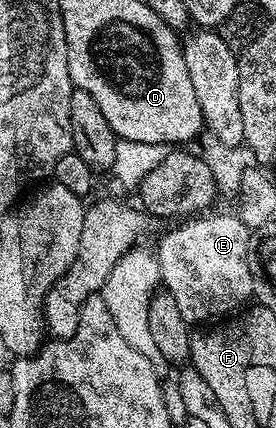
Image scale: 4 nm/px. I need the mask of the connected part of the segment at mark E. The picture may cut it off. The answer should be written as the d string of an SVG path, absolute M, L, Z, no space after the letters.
M215 213L196 215L183 223L173 224L176 226L154 249L163 288L174 295L178 311L182 311L182 319L190 323L208 323L213 319L227 318L247 306L254 297L248 262L250 230L238 215L232 214L231 217L228 213Z

